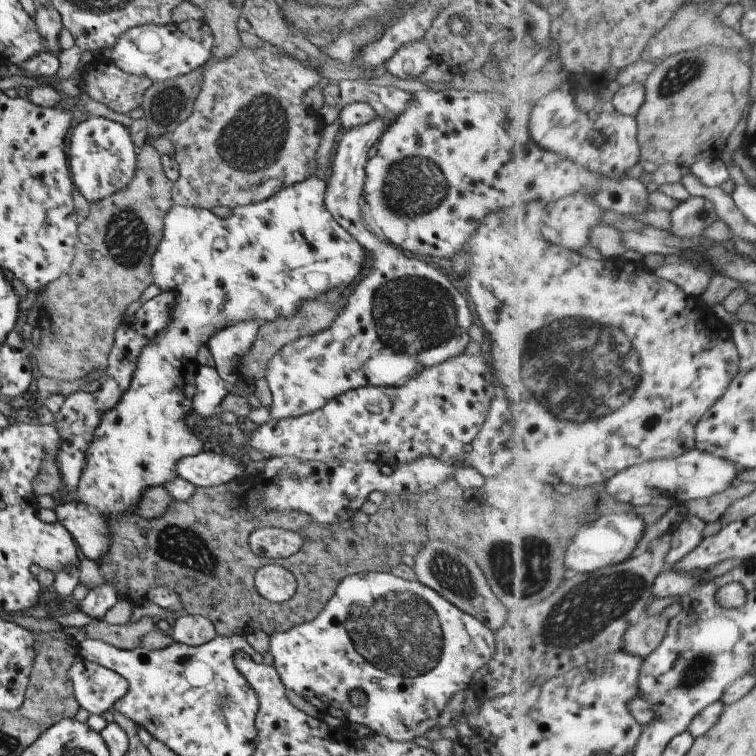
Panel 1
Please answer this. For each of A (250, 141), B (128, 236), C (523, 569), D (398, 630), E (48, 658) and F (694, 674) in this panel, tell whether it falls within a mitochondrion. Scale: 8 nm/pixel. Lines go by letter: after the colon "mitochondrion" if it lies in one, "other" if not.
A: mitochondrion
B: mitochondrion
C: mitochondrion
D: mitochondrion
E: other
F: mitochondrion

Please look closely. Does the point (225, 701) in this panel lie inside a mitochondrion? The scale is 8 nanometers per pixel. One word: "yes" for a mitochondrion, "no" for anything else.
yes

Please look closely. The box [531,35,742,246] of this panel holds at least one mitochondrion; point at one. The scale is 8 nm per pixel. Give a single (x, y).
(678, 77)

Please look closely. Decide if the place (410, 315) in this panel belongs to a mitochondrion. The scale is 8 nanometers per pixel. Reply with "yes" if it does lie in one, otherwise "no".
yes

